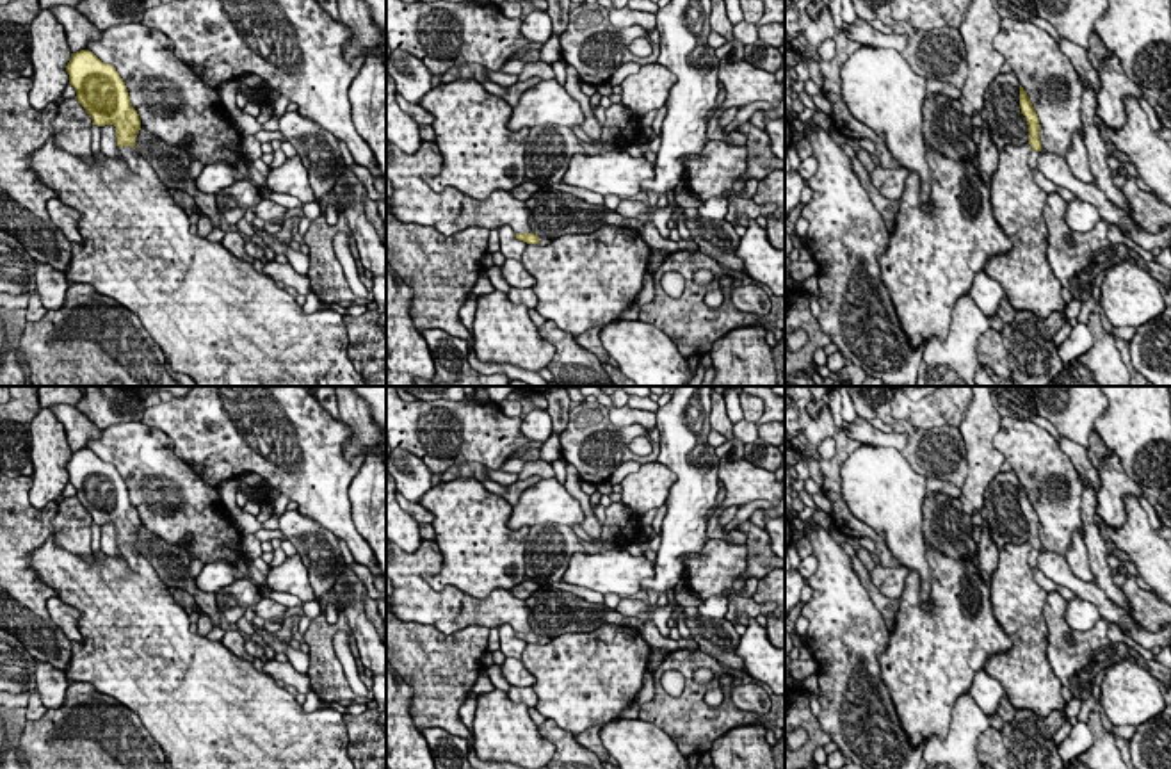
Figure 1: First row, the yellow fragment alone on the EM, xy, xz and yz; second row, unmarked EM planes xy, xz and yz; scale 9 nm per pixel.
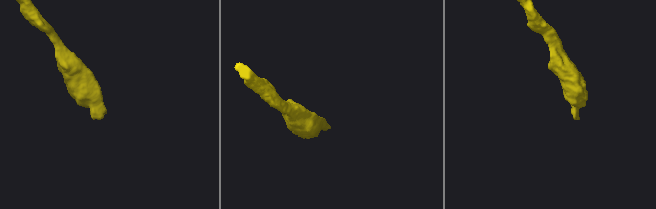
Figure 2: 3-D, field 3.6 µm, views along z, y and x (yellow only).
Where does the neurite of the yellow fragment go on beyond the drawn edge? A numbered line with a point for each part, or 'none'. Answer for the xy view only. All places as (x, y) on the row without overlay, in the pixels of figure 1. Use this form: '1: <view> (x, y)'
none

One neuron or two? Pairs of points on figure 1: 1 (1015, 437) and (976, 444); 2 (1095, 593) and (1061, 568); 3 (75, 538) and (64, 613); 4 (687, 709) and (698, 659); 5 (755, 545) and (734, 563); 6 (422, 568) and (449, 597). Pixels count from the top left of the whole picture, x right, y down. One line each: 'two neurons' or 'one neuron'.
1: two neurons
2: one neuron
3: two neurons
4: one neuron
5: two neurons
6: one neuron

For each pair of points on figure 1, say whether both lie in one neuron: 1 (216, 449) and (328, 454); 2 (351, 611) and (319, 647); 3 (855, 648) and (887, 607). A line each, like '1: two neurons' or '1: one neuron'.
1: one neuron
2: two neurons
3: two neurons

